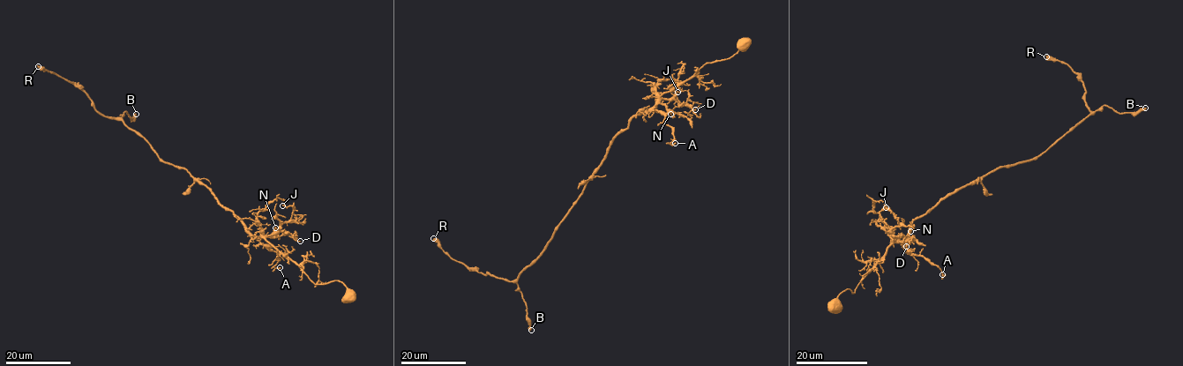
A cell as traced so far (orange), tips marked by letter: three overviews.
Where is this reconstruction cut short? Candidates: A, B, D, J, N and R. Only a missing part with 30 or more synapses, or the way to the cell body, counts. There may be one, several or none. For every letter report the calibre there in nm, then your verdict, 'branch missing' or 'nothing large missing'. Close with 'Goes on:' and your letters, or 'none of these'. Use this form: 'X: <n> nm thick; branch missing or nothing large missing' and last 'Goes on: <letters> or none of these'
A: 150 nm thick; nothing large missing
B: 440 nm thick; nothing large missing
D: 120 nm thick; nothing large missing
J: 130 nm thick; nothing large missing
N: 130 nm thick; nothing large missing
R: 550 nm thick; nothing large missing
Goes on: none of these

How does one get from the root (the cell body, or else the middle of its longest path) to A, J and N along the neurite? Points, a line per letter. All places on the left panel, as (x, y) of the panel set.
A: (348, 297), (341, 282), (314, 283), (297, 265), (258, 238), (277, 253), (278, 260), (274, 267), (280, 267)
J: (348, 297), (346, 287), (341, 282), (314, 283), (297, 265), (265, 238), (290, 218), (293, 207), (282, 205)
N: (348, 297), (346, 287), (341, 282), (314, 283), (297, 265), (274, 249), (265, 238), (271, 237), (275, 227)

